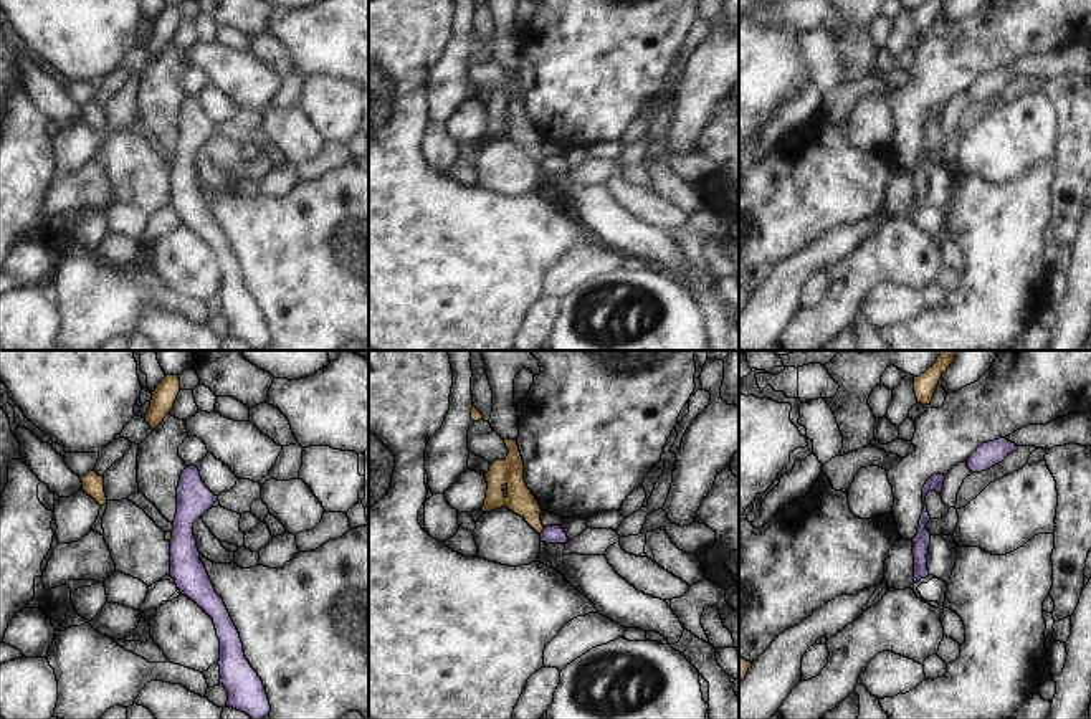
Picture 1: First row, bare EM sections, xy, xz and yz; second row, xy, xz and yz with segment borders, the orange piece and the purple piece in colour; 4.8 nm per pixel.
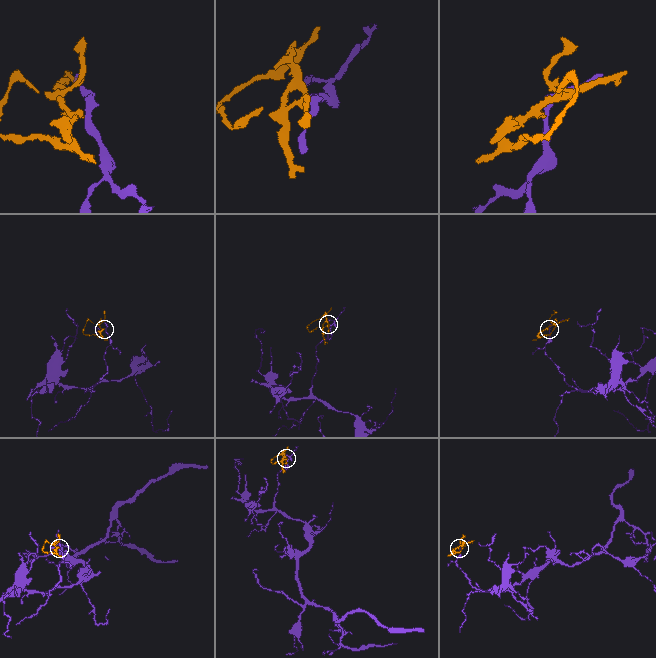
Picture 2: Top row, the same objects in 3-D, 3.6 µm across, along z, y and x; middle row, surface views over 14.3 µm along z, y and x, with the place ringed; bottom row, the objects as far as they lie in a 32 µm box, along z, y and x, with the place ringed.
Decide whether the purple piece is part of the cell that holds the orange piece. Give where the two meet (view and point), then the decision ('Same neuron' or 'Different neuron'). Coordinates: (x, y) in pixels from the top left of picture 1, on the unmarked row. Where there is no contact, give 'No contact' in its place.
Touches orange at xz (543, 159). Different neuron

